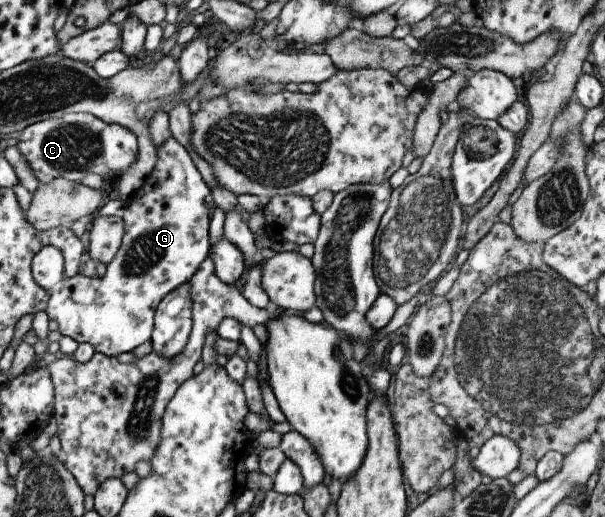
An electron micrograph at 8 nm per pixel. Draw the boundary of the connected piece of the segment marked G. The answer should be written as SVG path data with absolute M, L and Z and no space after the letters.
M167 138L156 149L153 169L143 181L143 187L127 199L123 205L121 219L124 231L119 249L106 265L102 277L87 277L83 273L75 275L62 273L62 255L56 247L45 246L33 255L31 275L33 281L49 293L49 301L44 307L47 317L55 320L61 335L71 337L78 344L88 343L95 352L107 357L129 353L144 341L149 341L153 329L153 316L157 304L175 287L179 287L197 271L197 267L209 254L208 227L214 201L211 191L191 161L189 154L175 139Z

